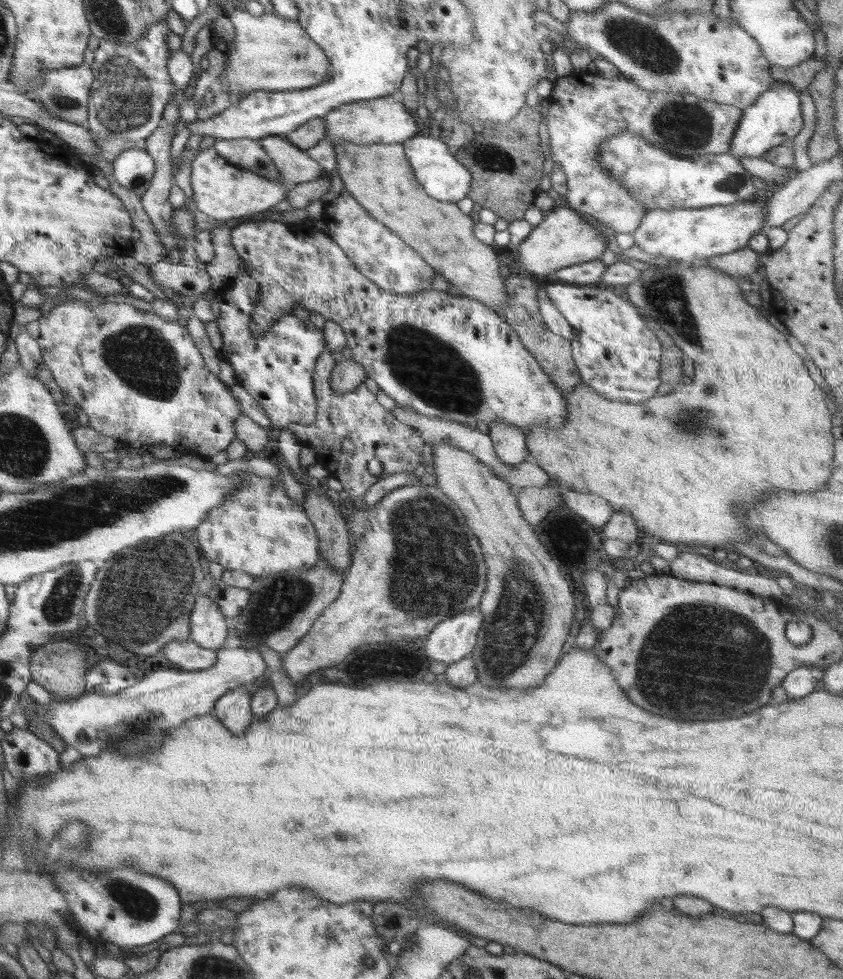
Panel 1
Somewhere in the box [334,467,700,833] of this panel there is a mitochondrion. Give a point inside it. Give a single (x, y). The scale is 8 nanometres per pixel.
(433, 569)

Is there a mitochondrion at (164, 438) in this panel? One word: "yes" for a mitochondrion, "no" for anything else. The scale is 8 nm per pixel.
no

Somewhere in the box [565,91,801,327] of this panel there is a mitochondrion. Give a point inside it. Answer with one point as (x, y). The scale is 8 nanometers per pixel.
(681, 125)

